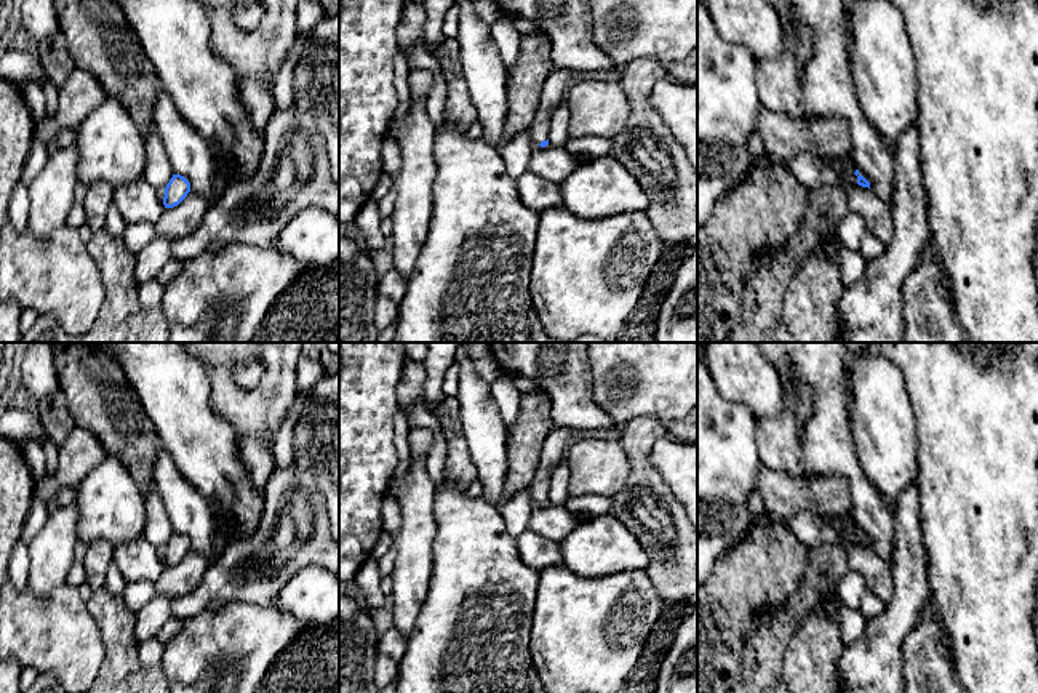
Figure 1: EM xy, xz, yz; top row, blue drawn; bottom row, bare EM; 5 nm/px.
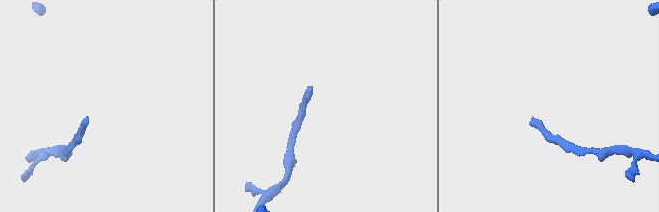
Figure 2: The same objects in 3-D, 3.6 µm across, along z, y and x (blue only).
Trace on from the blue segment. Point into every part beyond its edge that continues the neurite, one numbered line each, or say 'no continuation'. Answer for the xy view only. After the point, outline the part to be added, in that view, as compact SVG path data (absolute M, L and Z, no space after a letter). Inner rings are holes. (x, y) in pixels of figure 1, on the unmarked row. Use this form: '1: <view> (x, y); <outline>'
no continuation

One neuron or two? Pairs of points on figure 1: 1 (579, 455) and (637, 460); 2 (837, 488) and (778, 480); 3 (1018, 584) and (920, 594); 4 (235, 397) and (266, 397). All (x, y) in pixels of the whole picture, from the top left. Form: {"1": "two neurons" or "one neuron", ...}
{"1": "two neurons", "2": "one neuron", "3": "two neurons", "4": "one neuron"}

